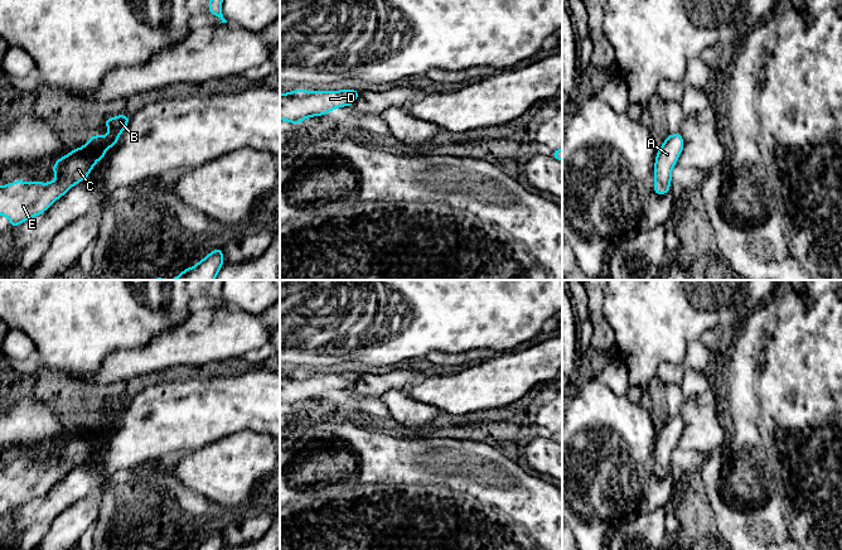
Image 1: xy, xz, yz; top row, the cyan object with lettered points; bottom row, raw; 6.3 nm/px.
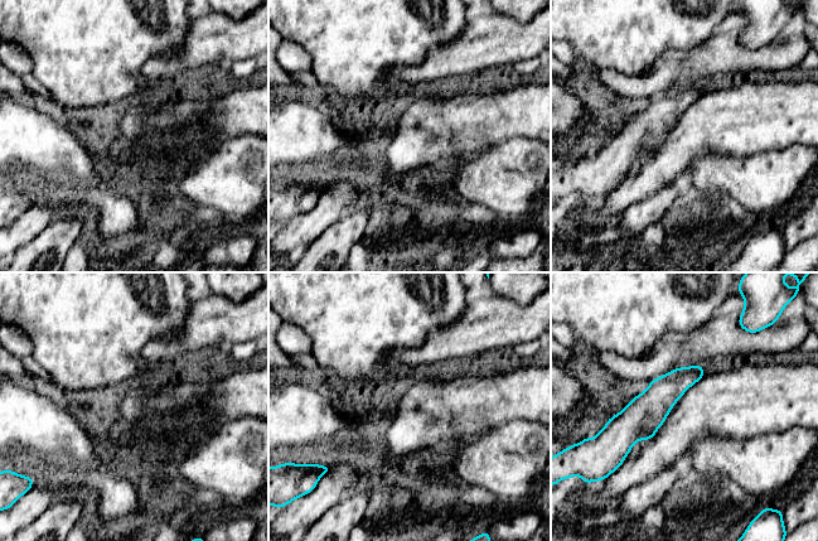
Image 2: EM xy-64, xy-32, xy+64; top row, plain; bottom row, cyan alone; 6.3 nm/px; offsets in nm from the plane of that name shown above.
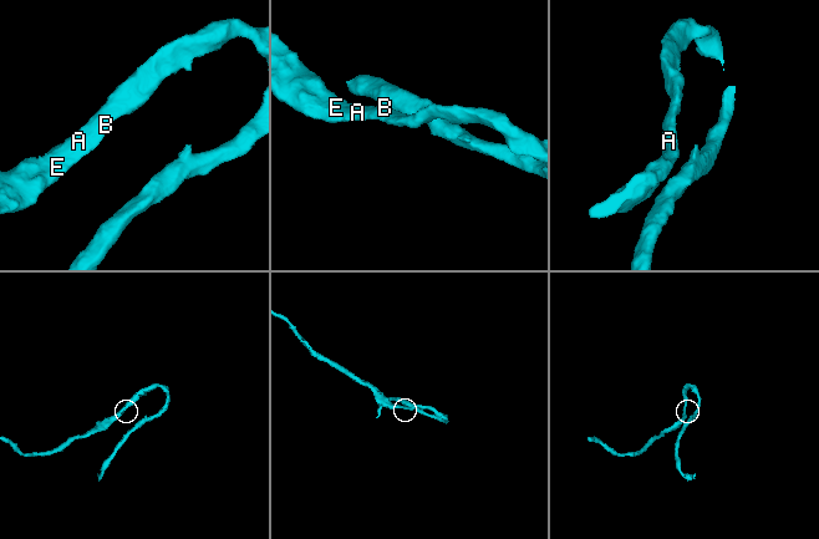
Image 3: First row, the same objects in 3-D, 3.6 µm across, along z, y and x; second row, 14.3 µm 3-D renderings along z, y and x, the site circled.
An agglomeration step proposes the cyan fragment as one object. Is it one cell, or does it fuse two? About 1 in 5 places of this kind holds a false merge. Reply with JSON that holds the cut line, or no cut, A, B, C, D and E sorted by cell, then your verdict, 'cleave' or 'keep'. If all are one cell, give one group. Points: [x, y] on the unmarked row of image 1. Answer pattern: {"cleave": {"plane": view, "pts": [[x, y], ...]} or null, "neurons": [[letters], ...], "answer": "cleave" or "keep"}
{"cleave": null, "neurons": [["A", "B", "C", "D", "E"]], "answer": "keep"}

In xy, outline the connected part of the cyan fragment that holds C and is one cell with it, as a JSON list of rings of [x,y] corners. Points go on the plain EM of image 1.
[[[124,396],[105,401],[103,409],[110,410],[110,415],[105,419],[93,416],[83,429],[72,431],[68,438],[55,443],[52,450],[53,459],[57,458],[58,463],[25,465],[18,462],[0,468],[0,498],[8,500],[13,511],[44,496],[73,468],[88,460],[96,445],[105,440],[106,433],[116,429],[129,405],[130,399]]]

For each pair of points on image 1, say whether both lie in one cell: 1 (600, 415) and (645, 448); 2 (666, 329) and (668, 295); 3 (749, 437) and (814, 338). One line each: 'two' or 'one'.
1: one
2: one
3: one

